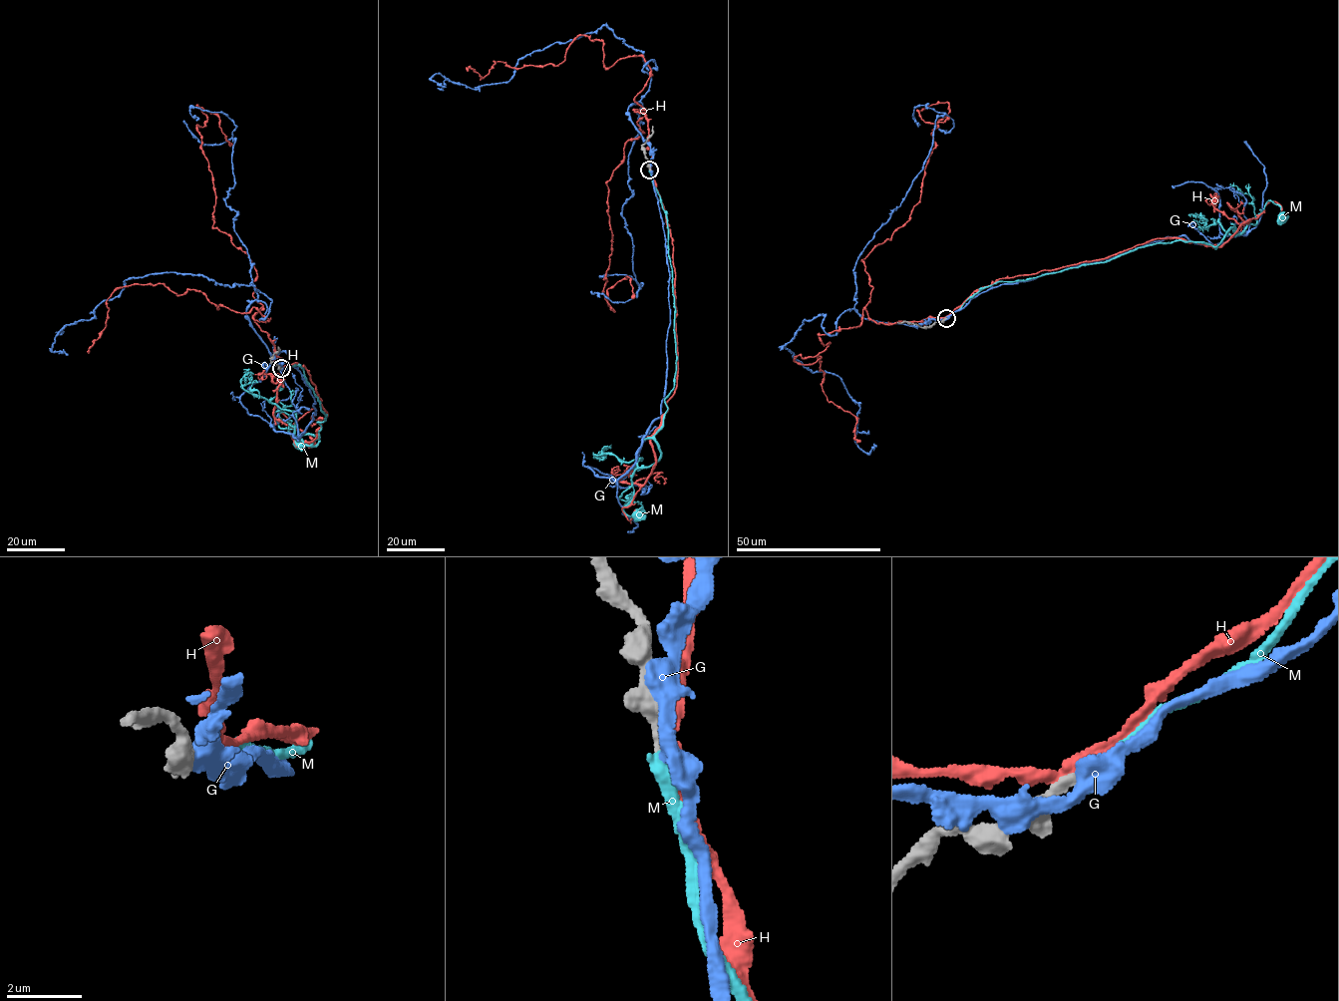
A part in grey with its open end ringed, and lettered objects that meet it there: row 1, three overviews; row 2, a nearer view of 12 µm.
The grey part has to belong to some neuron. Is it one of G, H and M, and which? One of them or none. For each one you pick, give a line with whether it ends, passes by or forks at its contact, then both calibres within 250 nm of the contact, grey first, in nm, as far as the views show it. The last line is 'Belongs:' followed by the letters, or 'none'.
M: It ends there. Thickness 280 nm (grey) against 360 nm
Belongs: M

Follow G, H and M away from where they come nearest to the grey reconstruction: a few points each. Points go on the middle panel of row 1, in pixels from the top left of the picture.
G: (650, 169), (628, 107), (657, 66), (604, 25), (521, 57), (509, 81), (434, 75), (446, 87)
H: (649, 169), (636, 109), (644, 133), (606, 184), (602, 290), (614, 311), (607, 290), (627, 275), (632, 298)
M: (649, 169), (666, 218), (676, 360), (654, 436), (660, 455), (636, 469), (623, 508), (631, 521), (638, 514)

